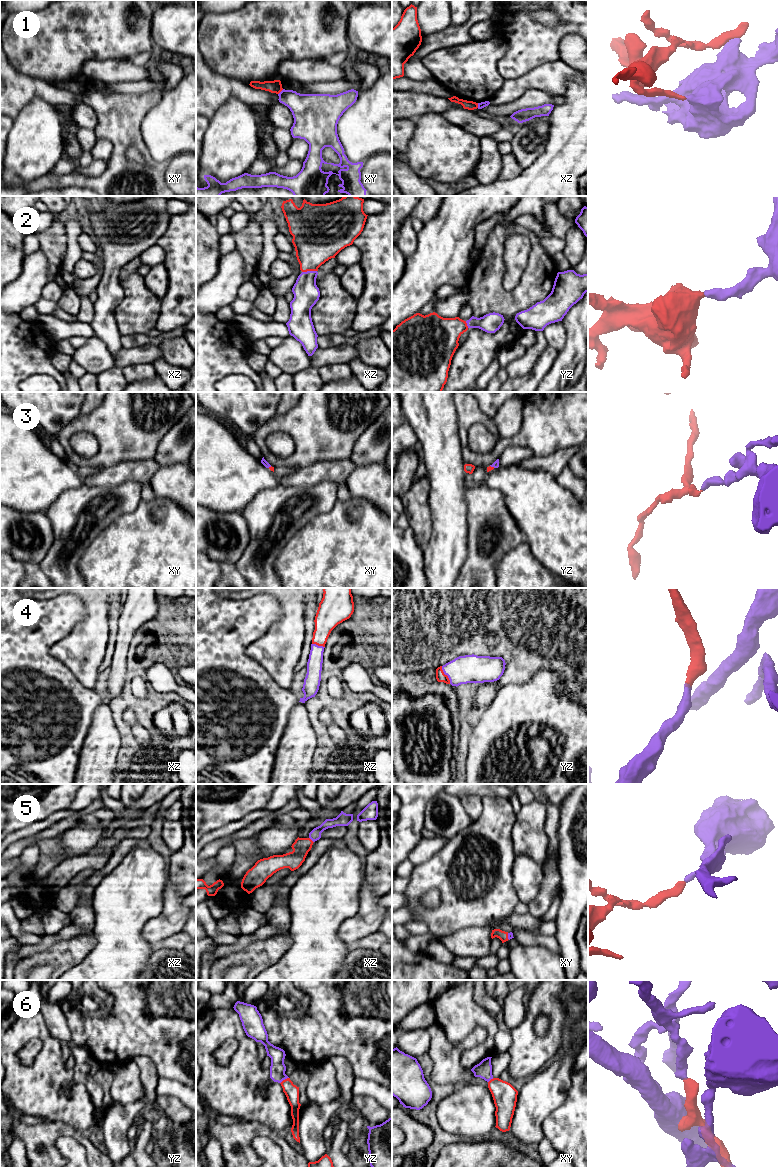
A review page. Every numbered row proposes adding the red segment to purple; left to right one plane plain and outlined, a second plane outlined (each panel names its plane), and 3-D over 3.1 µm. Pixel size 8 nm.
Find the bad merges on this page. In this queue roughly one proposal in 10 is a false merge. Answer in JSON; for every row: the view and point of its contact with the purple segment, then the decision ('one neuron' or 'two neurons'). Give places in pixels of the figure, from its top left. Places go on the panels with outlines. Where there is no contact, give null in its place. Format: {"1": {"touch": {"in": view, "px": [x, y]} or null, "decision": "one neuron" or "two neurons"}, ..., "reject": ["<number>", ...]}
{"1": {"touch": {"in": "xy", "px": [280, 92]}, "decision": "two neurons"}, "2": {"touch": {"in": "xz", "px": [309, 271]}, "decision": "one neuron"}, "3": {"touch": {"in": "yz", "px": [492, 466]}, "decision": "one neuron"}, "4": {"touch": {"in": "yz", "px": [446, 674]}, "decision": "one neuron"}, "5": {"touch": {"in": "xz", "px": [311, 839]}, "decision": "one neuron"}, "6": {"touch": {"in": "yz", "px": [284, 1079]}, "decision": "one neuron"}, "reject": ["1"]}

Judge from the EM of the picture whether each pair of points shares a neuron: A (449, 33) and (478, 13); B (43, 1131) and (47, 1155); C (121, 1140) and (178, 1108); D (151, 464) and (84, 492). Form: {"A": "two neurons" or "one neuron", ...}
{"A": "one neuron", "B": "one neuron", "C": "two neurons", "D": "two neurons"}

